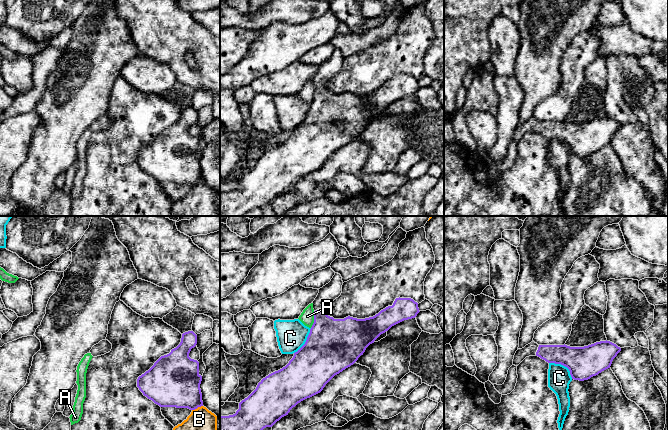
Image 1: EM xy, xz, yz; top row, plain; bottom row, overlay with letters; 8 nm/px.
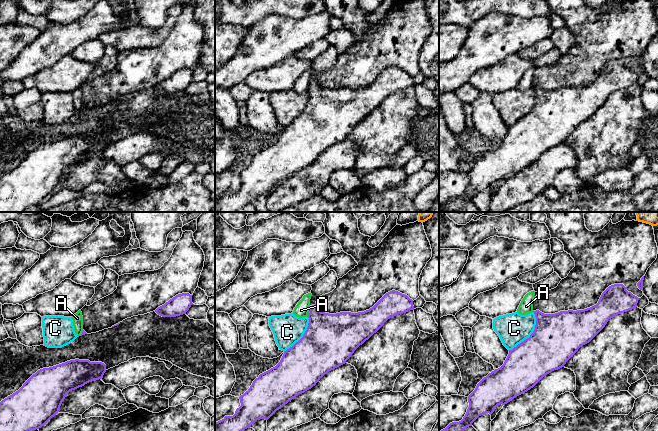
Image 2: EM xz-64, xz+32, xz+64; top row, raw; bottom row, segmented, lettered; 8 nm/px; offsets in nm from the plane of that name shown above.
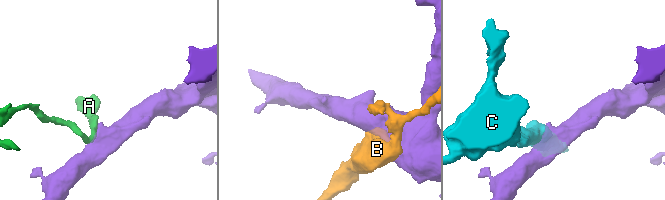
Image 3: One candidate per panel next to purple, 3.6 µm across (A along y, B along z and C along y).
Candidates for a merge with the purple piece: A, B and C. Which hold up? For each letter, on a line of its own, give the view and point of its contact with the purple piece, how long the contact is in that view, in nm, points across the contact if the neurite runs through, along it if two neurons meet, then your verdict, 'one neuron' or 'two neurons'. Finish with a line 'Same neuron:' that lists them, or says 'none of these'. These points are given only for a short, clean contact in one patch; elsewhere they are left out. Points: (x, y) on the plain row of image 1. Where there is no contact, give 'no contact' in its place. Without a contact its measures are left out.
A: xz (314, 95) | 140 nm | two neurons
B: xy (197, 183) | 100 nm | two neurons
C: yz (563, 141) | 240 nm | two neurons
Same neuron: none of these

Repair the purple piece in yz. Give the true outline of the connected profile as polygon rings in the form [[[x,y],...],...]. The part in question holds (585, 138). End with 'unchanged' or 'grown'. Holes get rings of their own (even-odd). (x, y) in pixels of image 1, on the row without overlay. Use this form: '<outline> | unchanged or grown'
[[[607,116],[584,123],[538,121],[533,117],[516,127],[513,141],[518,142],[526,133],[538,132],[548,139],[567,143],[572,155],[584,157],[610,144],[620,127],[620,123]]] | grown

